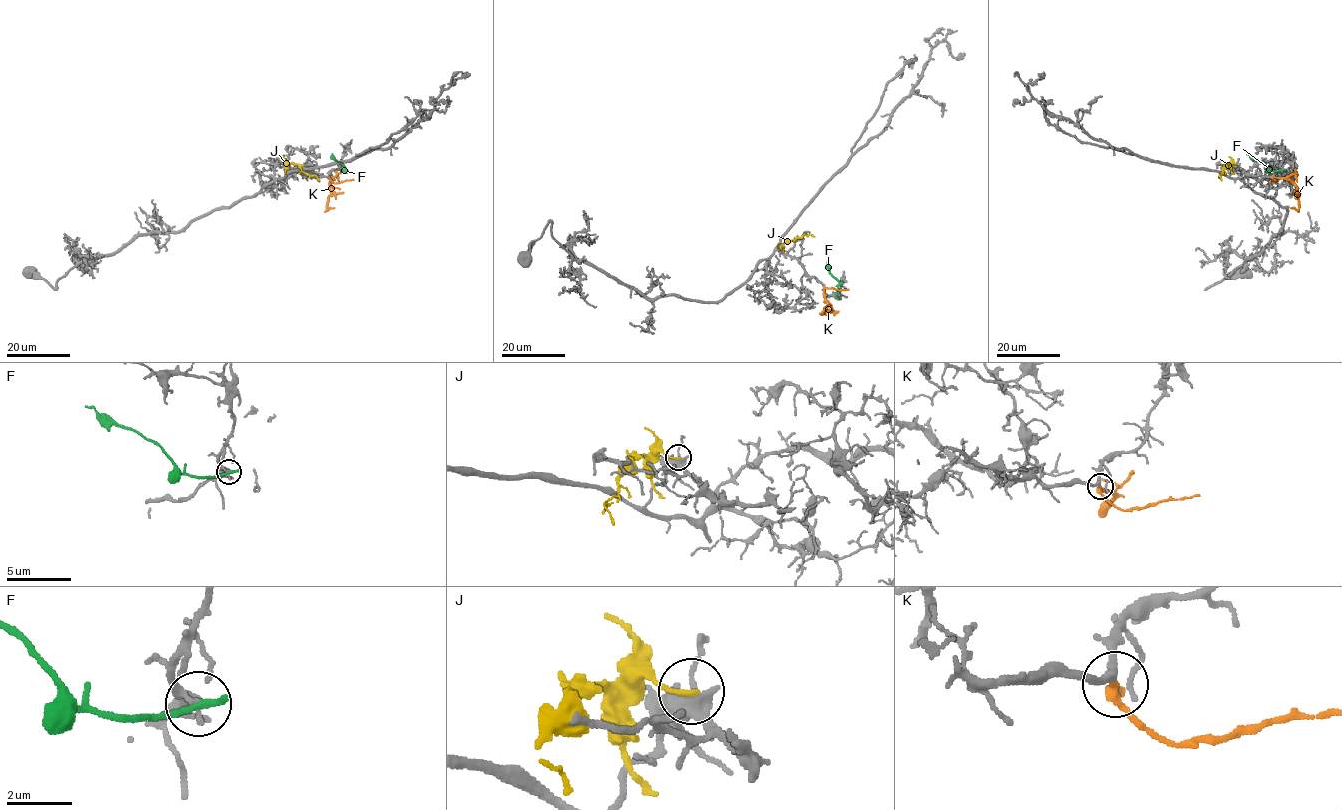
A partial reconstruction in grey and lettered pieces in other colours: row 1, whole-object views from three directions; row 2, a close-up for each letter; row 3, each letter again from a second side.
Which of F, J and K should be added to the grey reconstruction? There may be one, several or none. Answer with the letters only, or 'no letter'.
no letter

